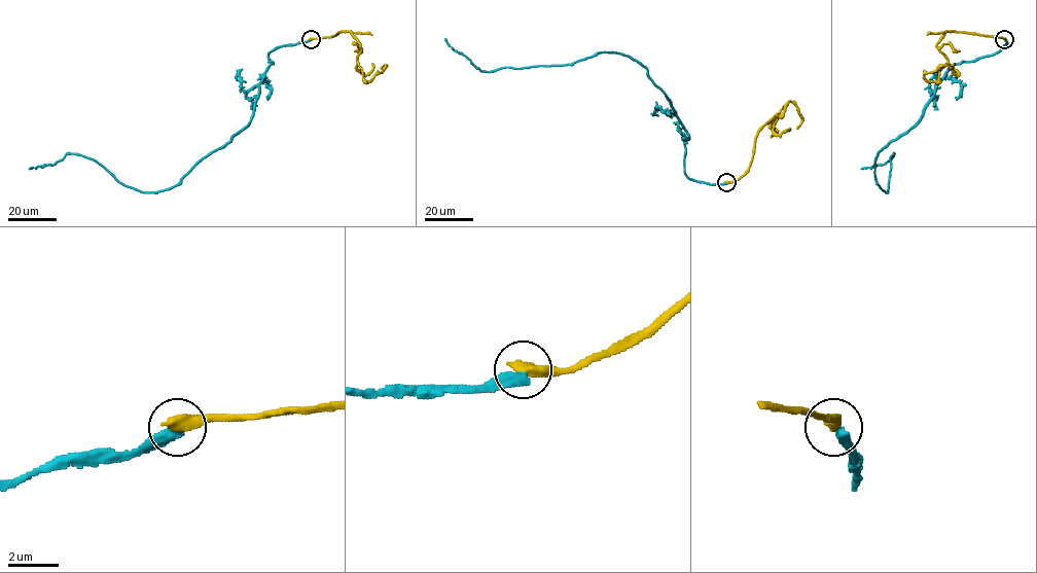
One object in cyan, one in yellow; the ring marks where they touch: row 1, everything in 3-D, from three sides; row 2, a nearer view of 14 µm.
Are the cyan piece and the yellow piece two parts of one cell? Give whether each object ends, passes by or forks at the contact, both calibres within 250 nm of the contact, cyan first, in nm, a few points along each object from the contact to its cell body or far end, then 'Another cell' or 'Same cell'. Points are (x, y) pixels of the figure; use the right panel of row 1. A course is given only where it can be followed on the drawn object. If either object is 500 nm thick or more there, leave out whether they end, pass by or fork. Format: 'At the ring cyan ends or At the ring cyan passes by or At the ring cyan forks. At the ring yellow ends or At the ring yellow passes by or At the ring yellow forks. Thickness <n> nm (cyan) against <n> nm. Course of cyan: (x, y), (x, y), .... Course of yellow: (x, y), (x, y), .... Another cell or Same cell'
Thickness 440 nm (cyan) against 550 nm. Course of cyan: (1005, 39), (998, 51), (955, 63), (922, 117), (878, 153), (875, 180), (888, 192), (894, 153), (861, 169). Course of yellow: (1005, 39), (946, 32), (937, 45), (948, 63), (936, 81), (928, 81), (924, 75), (941, 66), (951, 68). Another cell

